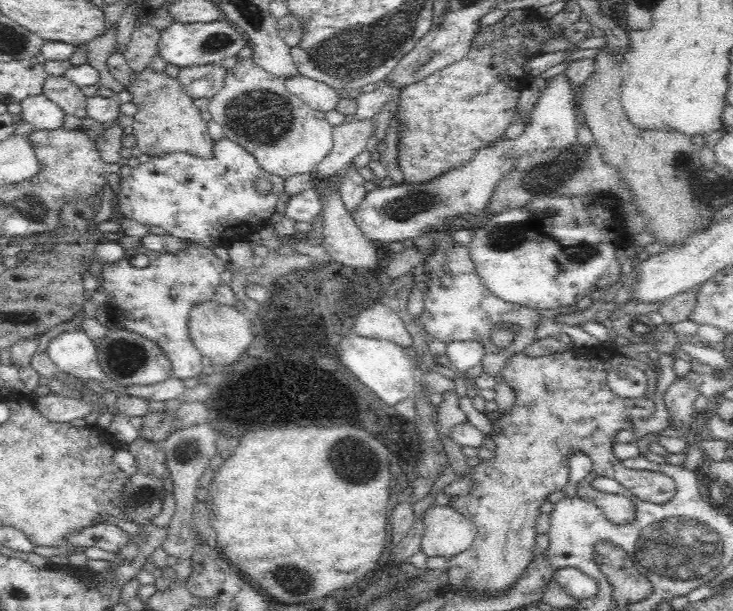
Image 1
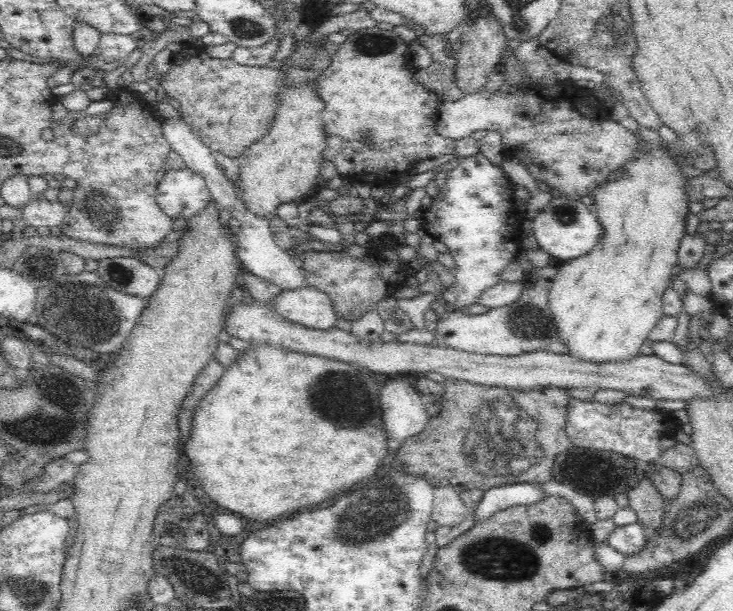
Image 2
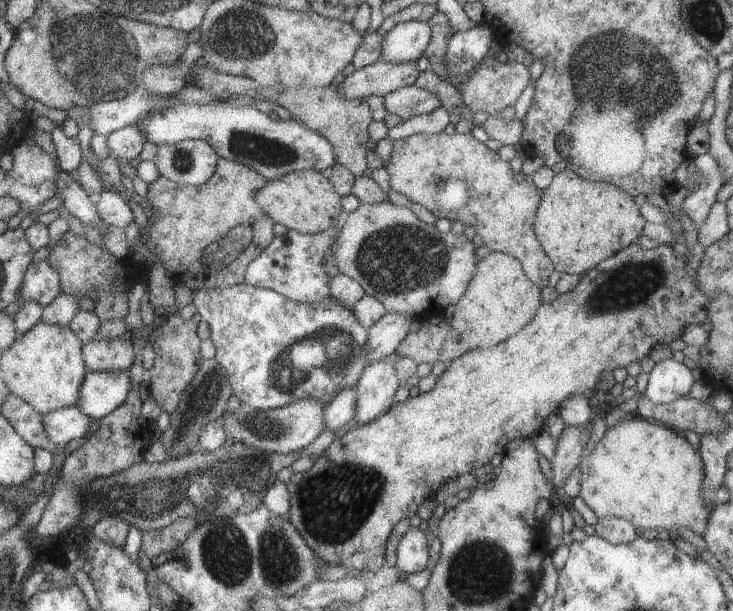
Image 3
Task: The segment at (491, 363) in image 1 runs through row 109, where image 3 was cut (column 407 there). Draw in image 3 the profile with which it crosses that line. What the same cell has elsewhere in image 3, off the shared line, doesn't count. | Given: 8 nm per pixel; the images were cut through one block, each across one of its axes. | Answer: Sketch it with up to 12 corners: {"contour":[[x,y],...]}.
{"contour":[[411,527],[397,546],[397,568],[428,569],[424,531]]}

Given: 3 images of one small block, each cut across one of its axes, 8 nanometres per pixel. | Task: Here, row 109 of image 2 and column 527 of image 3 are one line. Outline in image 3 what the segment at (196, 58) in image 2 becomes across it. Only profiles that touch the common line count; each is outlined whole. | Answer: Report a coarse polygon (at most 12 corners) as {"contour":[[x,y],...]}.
{"contour":[[471,132],[395,140],[391,188],[421,206],[444,181],[450,218],[514,256],[538,288],[554,264],[534,230],[543,190]]}

